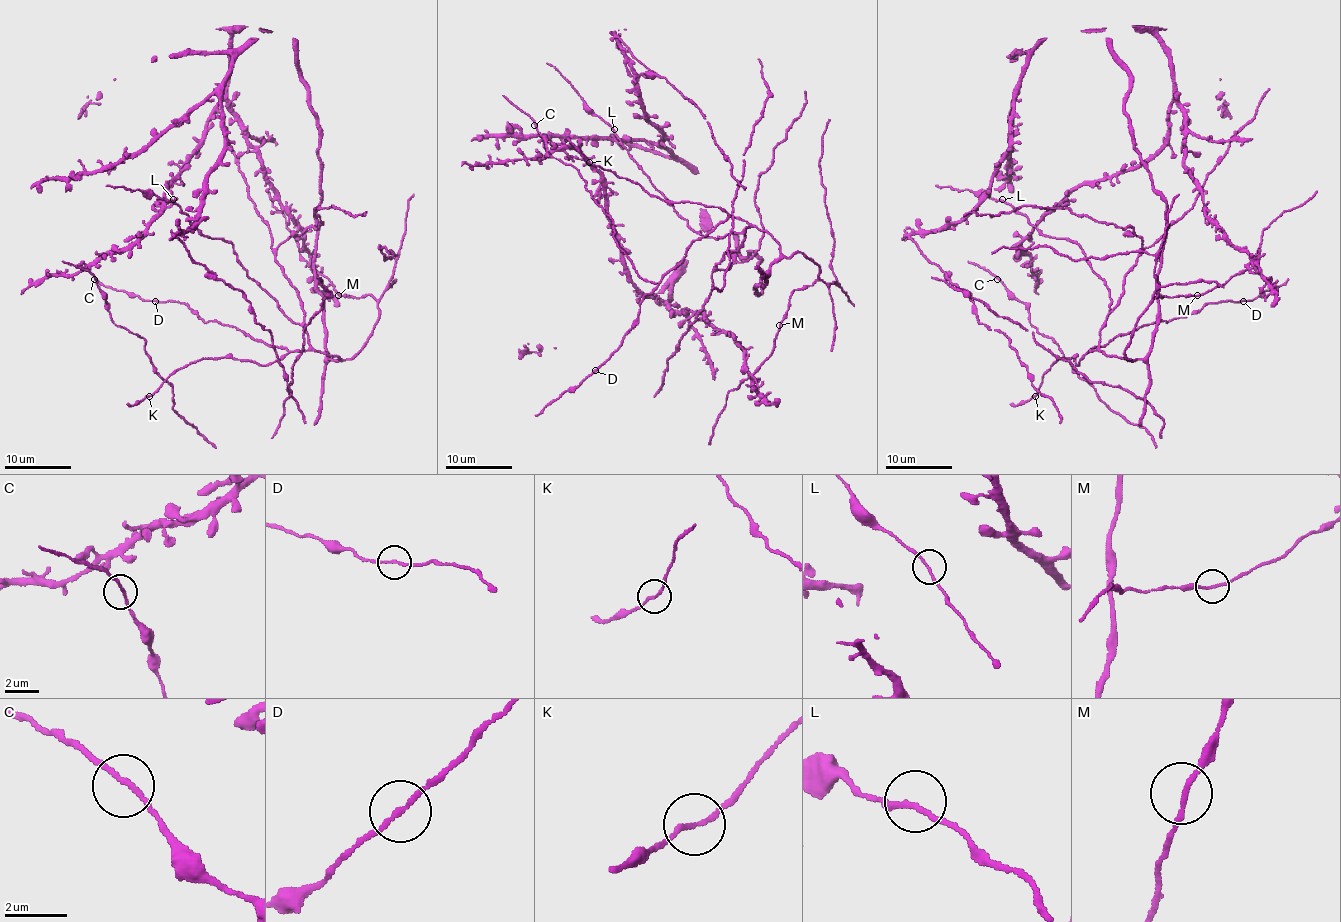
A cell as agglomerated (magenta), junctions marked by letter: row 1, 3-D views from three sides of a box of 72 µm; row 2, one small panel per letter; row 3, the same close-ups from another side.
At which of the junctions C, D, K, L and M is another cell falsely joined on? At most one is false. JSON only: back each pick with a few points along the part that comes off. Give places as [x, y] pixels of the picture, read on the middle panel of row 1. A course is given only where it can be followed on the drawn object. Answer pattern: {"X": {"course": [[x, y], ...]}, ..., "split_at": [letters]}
{"split_at": []}

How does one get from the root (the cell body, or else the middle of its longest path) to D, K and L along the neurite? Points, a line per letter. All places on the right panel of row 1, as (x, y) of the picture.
D: (1197, 295), (1157, 295), (1124, 350), (1129, 360), (1090, 351), (1139, 327), (1197, 313), (1214, 302), (1243, 300)
K: (1197, 295), (1157, 295), (1124, 350), (1129, 360), (1099, 350), (1078, 365), (1073, 356), (1060, 358), (1035, 396)
L: (1197, 295), (1157, 295), (1129, 360), (1108, 356), (1106, 284), (1075, 242), (1043, 236), (1002, 199)

